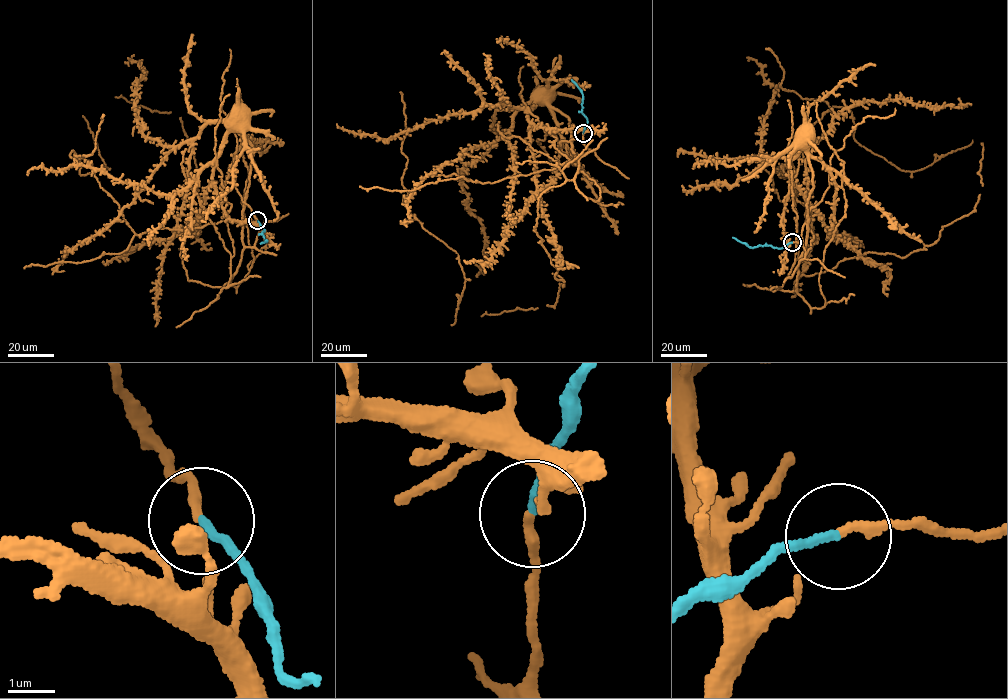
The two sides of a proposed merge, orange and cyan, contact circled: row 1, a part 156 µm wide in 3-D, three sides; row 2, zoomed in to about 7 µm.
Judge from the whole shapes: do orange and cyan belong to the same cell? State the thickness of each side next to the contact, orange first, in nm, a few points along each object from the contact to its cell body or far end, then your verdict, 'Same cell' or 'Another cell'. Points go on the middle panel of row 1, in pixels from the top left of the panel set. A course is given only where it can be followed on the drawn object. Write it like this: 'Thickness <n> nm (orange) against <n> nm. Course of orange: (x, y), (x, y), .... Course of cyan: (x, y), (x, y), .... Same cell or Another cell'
Thickness 150 nm (orange) against 170 nm. Course of orange: (583, 133), (583, 142), (592, 150), (577, 157), (572, 150), (567, 115), (552, 107), (545, 92). Course of cyan: (583, 133), (587, 121), (582, 112), (583, 95), (571, 79). Same cell

